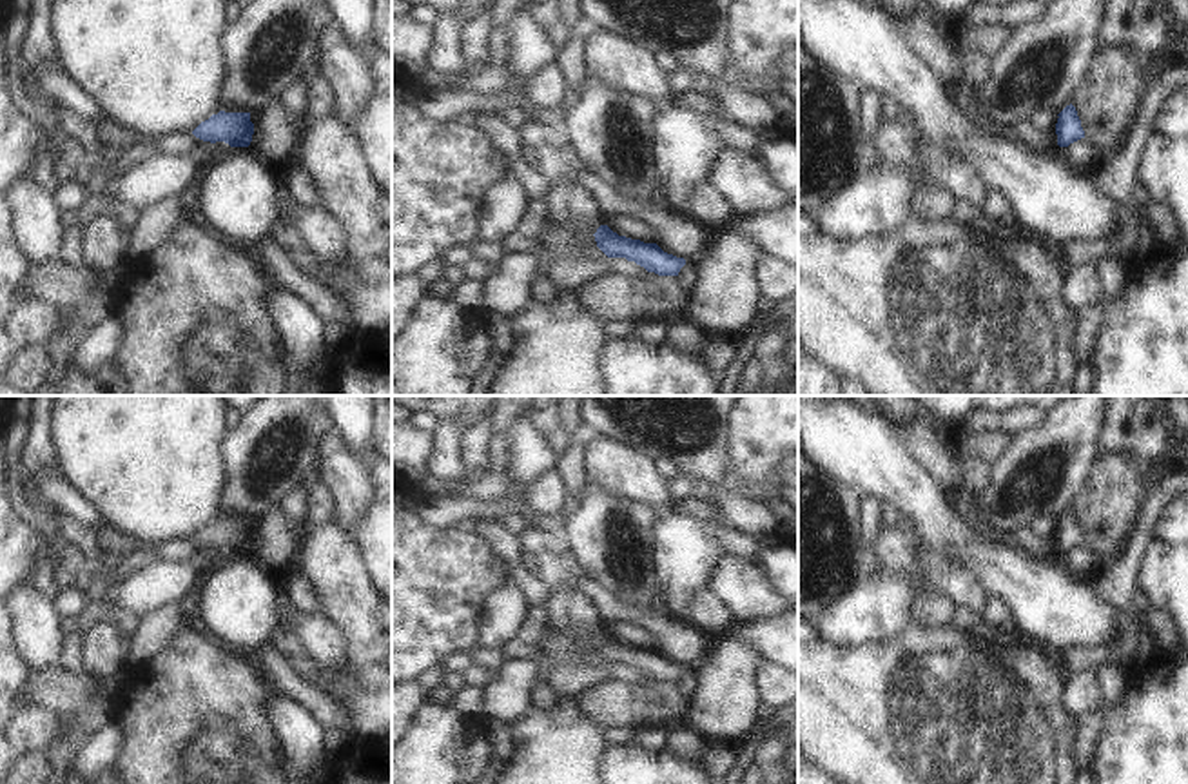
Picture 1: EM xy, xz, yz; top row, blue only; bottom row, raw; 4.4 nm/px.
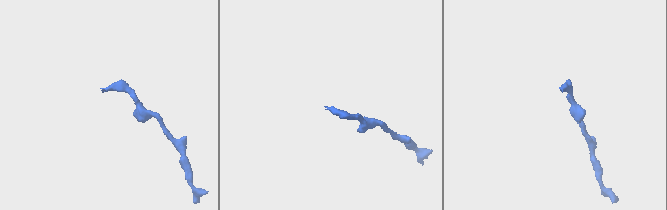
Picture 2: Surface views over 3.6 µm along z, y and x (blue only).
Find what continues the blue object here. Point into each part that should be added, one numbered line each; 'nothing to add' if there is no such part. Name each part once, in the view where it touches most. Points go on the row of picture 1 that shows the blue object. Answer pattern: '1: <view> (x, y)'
1: xz (568, 202).

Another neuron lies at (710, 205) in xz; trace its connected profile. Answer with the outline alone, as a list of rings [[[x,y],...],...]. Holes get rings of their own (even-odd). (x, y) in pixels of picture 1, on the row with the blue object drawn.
[[[711,180],[693,192],[691,205],[686,214],[711,229],[715,236],[733,229],[738,218],[731,200],[718,187],[715,187]]]

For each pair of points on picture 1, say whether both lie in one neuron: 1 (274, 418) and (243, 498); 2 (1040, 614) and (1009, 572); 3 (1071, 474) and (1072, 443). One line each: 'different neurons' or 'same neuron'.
1: same neuron
2: same neuron
3: same neuron

